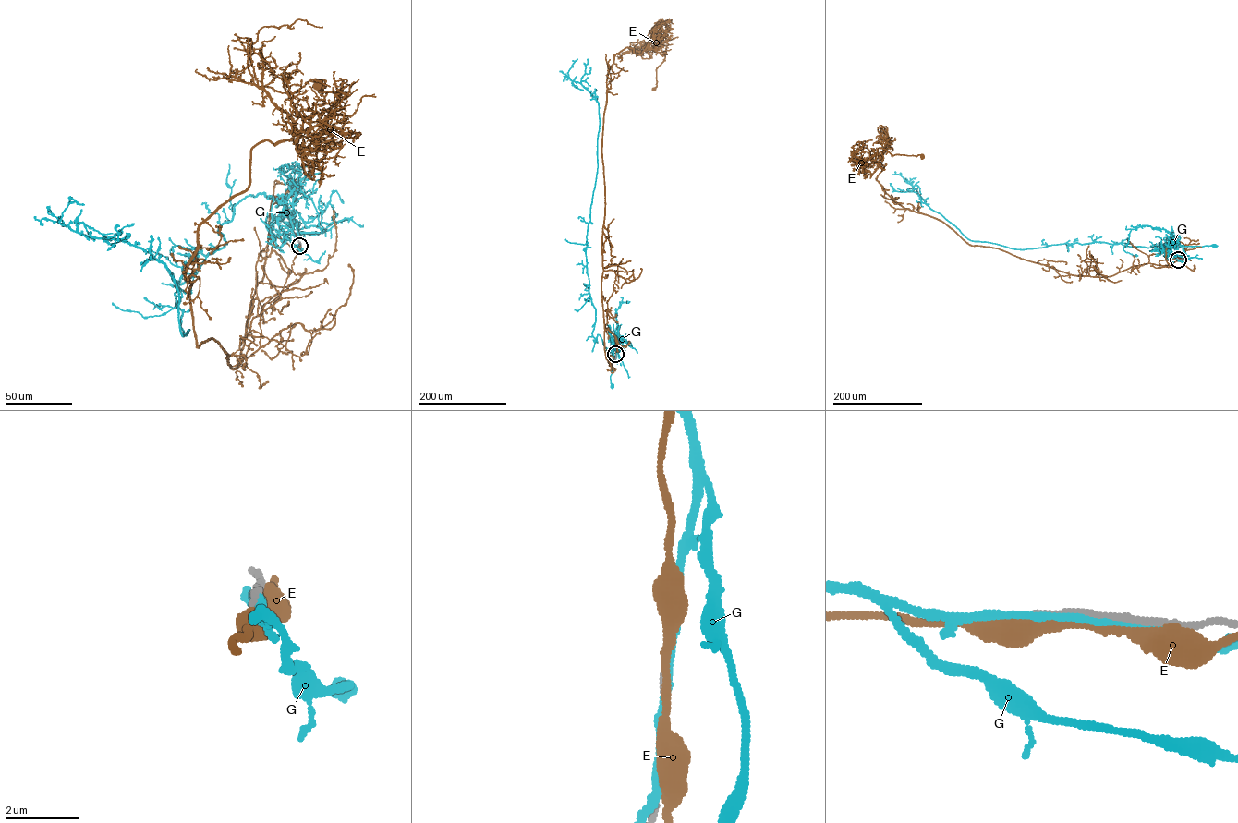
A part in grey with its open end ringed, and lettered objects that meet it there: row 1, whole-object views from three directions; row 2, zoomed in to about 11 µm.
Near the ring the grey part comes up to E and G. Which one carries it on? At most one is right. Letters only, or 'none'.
none

